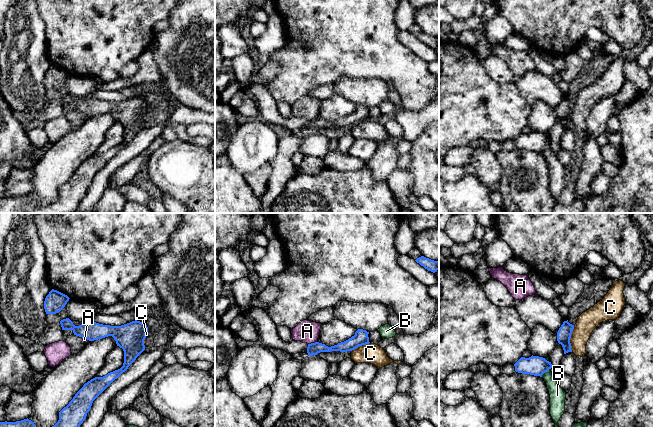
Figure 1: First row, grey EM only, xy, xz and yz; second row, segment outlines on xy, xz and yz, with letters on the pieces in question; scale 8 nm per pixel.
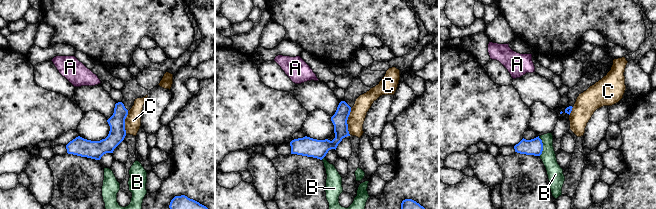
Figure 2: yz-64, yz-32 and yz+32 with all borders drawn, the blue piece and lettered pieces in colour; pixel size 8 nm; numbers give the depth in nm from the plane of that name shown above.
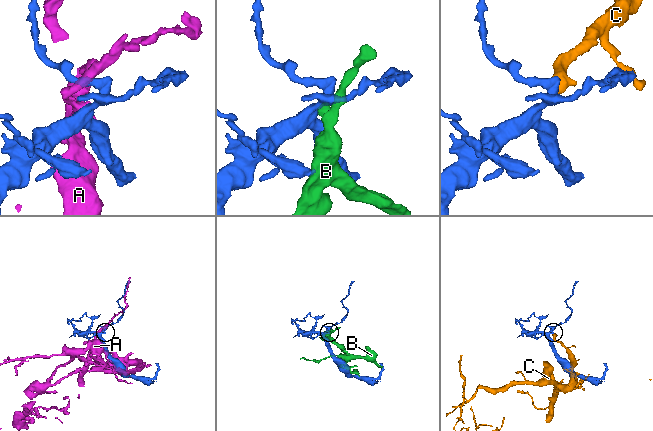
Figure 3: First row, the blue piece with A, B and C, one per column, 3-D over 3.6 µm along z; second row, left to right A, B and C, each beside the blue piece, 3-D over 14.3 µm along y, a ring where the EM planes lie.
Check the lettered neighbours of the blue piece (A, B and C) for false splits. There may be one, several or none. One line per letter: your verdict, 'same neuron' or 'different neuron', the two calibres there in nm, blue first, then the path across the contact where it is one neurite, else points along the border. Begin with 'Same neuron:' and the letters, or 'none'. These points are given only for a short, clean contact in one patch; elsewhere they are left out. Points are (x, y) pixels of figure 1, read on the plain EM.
Same neuron: none
A: different neuron | 100/180 nm | along xz (316, 117), (308, 120)
B: different neuron | 160/130 nm
C: different neuron | 110/160 nm | along yz (574, 102), (570, 114), (571, 126)

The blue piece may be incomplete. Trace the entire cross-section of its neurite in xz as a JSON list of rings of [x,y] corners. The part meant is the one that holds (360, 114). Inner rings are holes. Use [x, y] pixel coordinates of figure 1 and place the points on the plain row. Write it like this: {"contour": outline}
{"contour": [[[358,105],[355,108],[355,111],[349,114],[348,116],[338,119],[337,121],[328,123],[325,120],[315,118],[308,120],[307,129],[309,132],[317,131],[320,128],[331,128],[331,127],[340,127],[340,128],[347,128],[352,127],[359,122],[369,120],[369,108],[363,105]]]}

